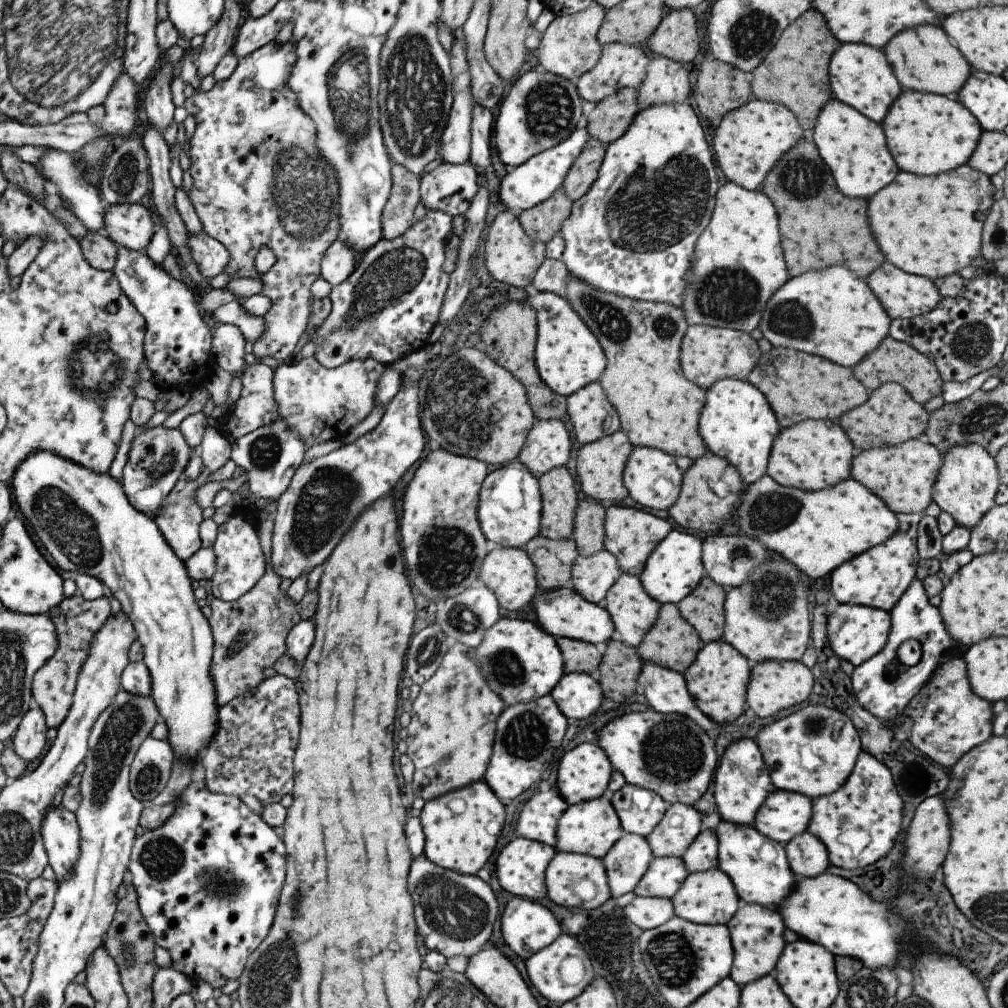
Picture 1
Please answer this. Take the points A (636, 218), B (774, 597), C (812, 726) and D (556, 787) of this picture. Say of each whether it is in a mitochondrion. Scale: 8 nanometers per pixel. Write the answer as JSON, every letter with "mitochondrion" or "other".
{"A":"mitochondrion","B":"mitochondrion","C":"mitochondrion","D":"other"}

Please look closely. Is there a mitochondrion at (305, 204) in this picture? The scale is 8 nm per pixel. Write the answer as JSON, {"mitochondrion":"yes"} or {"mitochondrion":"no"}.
{"mitochondrion":"yes"}

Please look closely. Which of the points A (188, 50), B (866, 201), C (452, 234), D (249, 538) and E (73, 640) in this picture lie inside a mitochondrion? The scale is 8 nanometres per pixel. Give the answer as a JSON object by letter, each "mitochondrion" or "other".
{"A":"other","B":"other","C":"other","D":"other","E":"other"}

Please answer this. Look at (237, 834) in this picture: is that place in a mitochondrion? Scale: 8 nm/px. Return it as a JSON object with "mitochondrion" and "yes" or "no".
{"mitochondrion":"no"}

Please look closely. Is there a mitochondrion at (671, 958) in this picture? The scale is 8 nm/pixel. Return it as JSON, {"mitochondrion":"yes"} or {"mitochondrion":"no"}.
{"mitochondrion":"yes"}

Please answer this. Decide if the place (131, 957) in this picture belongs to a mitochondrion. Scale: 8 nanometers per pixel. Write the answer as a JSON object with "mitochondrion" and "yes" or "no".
{"mitochondrion":"yes"}

